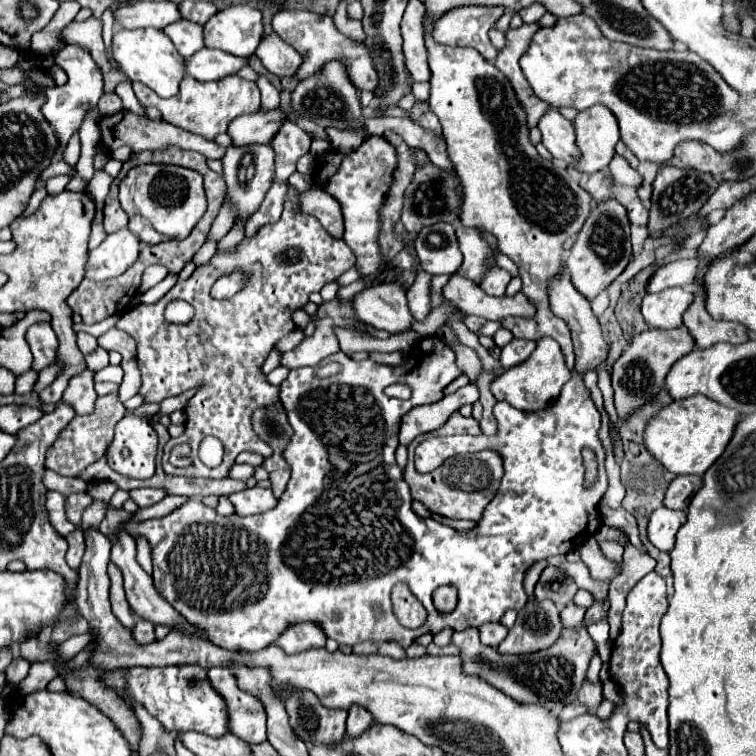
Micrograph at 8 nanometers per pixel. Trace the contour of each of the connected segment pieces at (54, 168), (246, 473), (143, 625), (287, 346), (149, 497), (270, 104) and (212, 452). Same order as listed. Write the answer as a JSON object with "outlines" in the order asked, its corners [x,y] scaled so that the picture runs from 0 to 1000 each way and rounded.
{"outlines":[[[[81,210],[63,220],[52,233],[50,241],[54,243],[65,235],[75,231],[90,231],[97,234],[101,229],[101,221],[95,221]]],[[[310,614],[304,619],[304,632],[312,632],[312,635],[328,635],[333,627],[336,627],[336,616],[331,614]]],[[[180,823],[175,831],[175,844],[183,852],[198,852],[204,849],[204,828],[196,828],[196,823]]],[[[392,434],[392,437],[386,437],[381,444],[376,444],[362,460],[365,460],[368,466],[381,466],[389,463],[399,450],[402,450],[402,439],[399,439],[397,434]]],[[[183,646],[172,651],[172,659],[183,667],[183,669],[201,669],[206,664],[212,664],[220,656],[220,648],[212,646]]],[[[344,101],[344,103],[341,103],[341,116],[344,116],[344,122],[347,122],[347,146],[349,146],[349,148],[365,146],[368,138],[370,138],[368,119],[354,108],[352,101]]],[[[275,577],[266,585],[262,602],[265,608],[275,618],[286,618],[294,611],[296,593],[291,582],[282,577]]]]}

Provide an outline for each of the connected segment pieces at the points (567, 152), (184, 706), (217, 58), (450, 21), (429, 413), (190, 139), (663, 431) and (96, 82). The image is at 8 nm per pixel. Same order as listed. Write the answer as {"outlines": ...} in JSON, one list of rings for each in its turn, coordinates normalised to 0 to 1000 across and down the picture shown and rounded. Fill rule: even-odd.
{"outlines":[[[[733,143],[714,156],[712,169],[717,175],[717,190],[728,198],[728,204],[735,212],[743,212],[749,220],[759,220],[759,214],[767,209],[759,164]]],[[[238,878],[238,881],[190,881],[171,884],[165,893],[169,915],[177,929],[188,931],[214,960],[228,966],[257,966],[291,976],[304,971],[302,963],[302,937],[299,926],[280,910],[272,886],[262,878]]],[[[267,63],[257,74],[246,77],[249,82],[249,98],[265,108],[275,108],[275,103],[299,103],[307,98],[315,98],[320,87],[328,85],[328,77],[307,74],[294,66]]],[[[611,8],[595,13],[577,29],[574,50],[590,61],[622,61],[630,63],[643,79],[653,79],[659,66],[646,50],[646,40],[667,19],[661,8]]],[[[619,508],[608,516],[603,516],[595,524],[587,524],[577,534],[561,534],[550,537],[545,545],[540,545],[532,553],[529,566],[529,587],[542,587],[553,574],[571,571],[589,561],[599,545],[608,542],[614,534],[627,534],[632,529],[632,516],[627,508]]],[[[159,146],[159,148],[148,151],[148,153],[132,153],[130,169],[132,169],[132,188],[135,188],[135,193],[140,198],[153,198],[159,193],[169,193],[175,201],[185,201],[185,198],[206,201],[206,198],[220,198],[222,193],[235,193],[238,198],[265,201],[272,209],[288,209],[288,212],[299,201],[296,193],[288,193],[280,185],[272,185],[272,183],[265,183],[265,180],[259,180],[254,175],[238,172],[235,167],[228,167],[228,164],[222,164],[217,159],[198,159],[193,153],[175,151],[172,146]]],[[[921,521],[905,529],[892,529],[886,537],[876,540],[854,563],[852,587],[865,601],[865,606],[876,611],[881,622],[892,627],[929,630],[955,603],[966,579],[971,577],[976,558],[979,558],[976,542]]],[[[98,58],[85,61],[85,66],[79,66],[79,71],[74,71],[74,82],[90,98],[90,108],[85,114],[63,116],[53,122],[53,127],[58,127],[56,151],[63,159],[63,164],[71,169],[74,183],[77,183],[77,204],[82,204],[95,175],[106,169],[106,161],[108,161],[114,146],[119,140],[130,138],[130,130],[138,122],[138,101],[135,101],[135,93],[130,90],[130,85],[124,82],[119,66],[108,63],[108,61],[98,61]]]]}

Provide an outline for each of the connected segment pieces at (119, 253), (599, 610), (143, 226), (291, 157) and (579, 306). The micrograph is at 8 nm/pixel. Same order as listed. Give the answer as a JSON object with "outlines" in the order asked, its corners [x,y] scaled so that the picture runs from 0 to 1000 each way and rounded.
{"outlines":[[[[161,302],[116,336],[114,349],[114,368],[119,370],[143,370],[164,362],[185,336],[185,317],[169,304]]],[[[804,794],[799,799],[786,799],[775,807],[772,823],[767,831],[743,831],[741,844],[722,860],[706,865],[661,865],[656,857],[640,854],[632,847],[632,831],[616,831],[598,839],[598,852],[608,860],[611,889],[632,894],[664,913],[669,921],[680,923],[688,931],[714,931],[730,944],[738,944],[749,931],[759,929],[765,913],[770,910],[780,870],[786,868],[788,852],[775,836],[775,825],[783,825],[804,812]]],[[[188,217],[177,220],[159,243],[159,270],[172,286],[169,302],[190,323],[212,323],[228,315],[246,315],[272,280],[267,233],[249,222]]],[[[376,159],[365,180],[354,188],[365,204],[365,230],[362,241],[373,243],[381,238],[384,230],[392,228],[392,212],[410,198],[410,180],[394,169],[389,161]]],[[[743,354],[743,360],[725,373],[725,397],[728,397],[728,410],[738,421],[743,421],[757,439],[757,452],[759,452],[759,466],[762,466],[762,492],[772,495],[772,489],[786,489],[791,481],[796,481],[802,476],[804,458],[796,444],[794,429],[780,410],[780,399],[757,378],[757,373],[749,362],[749,354]]]]}

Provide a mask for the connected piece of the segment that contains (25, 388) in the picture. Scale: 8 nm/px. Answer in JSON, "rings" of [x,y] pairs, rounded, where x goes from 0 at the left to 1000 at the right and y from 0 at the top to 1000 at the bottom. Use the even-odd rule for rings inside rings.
{"rings":[[[37,489],[29,497],[24,497],[21,500],[21,521],[37,521],[37,519],[42,519],[48,503],[50,503],[50,492],[48,489]]]}

